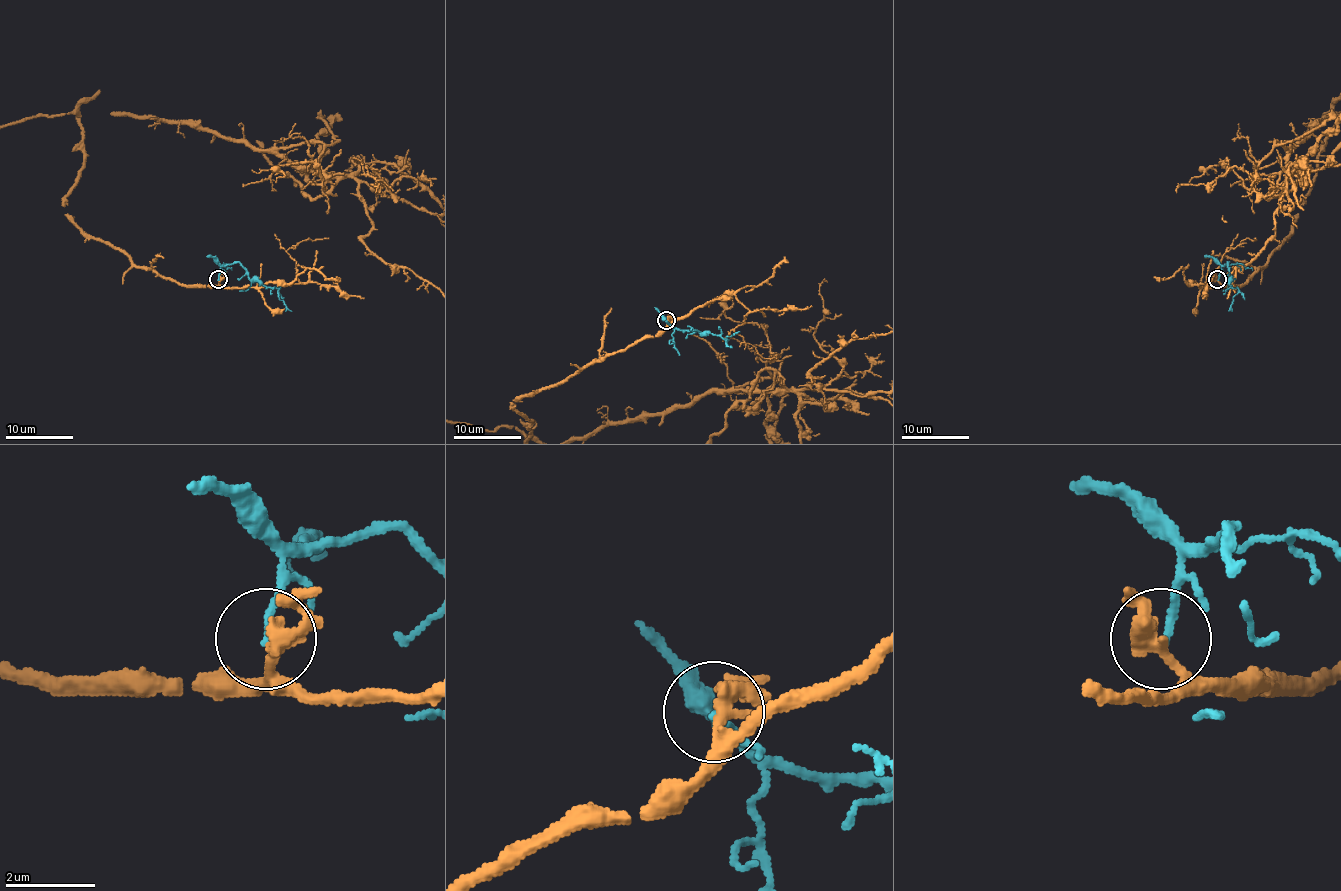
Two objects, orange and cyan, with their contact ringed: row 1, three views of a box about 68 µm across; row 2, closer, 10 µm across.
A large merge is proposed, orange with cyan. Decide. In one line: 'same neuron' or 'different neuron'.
different neuron

